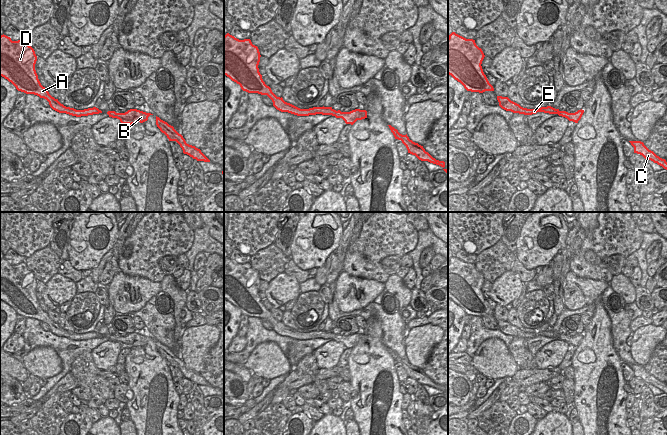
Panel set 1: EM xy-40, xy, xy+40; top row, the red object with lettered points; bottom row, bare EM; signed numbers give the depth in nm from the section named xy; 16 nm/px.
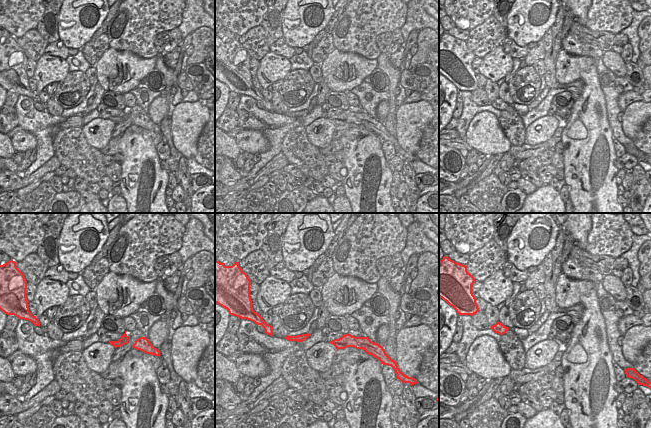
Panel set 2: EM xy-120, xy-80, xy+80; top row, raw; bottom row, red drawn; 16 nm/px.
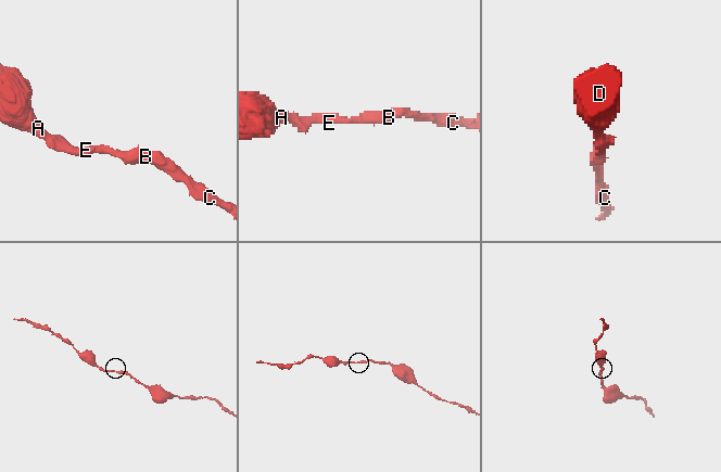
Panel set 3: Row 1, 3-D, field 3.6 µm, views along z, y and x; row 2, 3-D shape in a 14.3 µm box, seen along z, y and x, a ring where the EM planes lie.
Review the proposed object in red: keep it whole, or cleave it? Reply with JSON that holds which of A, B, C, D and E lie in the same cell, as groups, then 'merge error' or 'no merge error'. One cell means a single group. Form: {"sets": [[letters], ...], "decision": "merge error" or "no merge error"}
{"sets": [["A", "B", "C", "D", "E"]], "decision": "no merge error"}

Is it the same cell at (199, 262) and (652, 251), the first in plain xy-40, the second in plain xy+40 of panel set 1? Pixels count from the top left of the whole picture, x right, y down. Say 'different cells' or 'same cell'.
same cell

